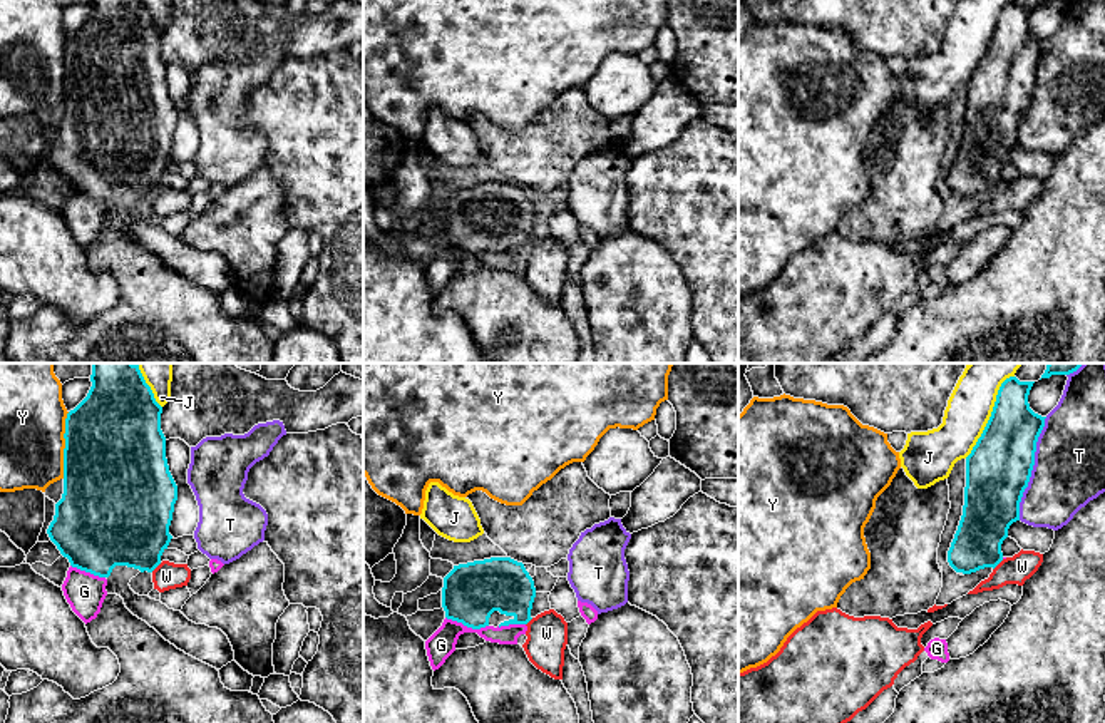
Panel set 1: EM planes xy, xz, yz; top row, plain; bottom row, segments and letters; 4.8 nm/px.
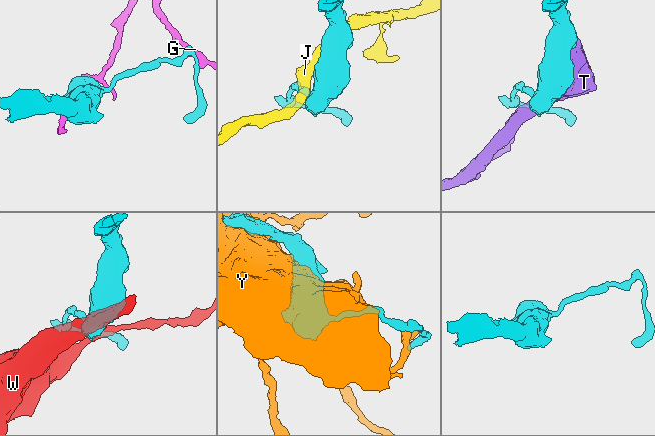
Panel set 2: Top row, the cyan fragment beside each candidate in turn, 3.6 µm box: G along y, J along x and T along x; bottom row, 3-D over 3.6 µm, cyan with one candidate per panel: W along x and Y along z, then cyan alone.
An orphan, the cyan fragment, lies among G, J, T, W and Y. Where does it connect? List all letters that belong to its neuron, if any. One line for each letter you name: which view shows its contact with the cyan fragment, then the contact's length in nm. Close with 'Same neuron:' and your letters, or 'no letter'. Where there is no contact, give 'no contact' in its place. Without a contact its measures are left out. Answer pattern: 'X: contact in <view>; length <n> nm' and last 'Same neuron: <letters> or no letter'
Same neuron: no letter

